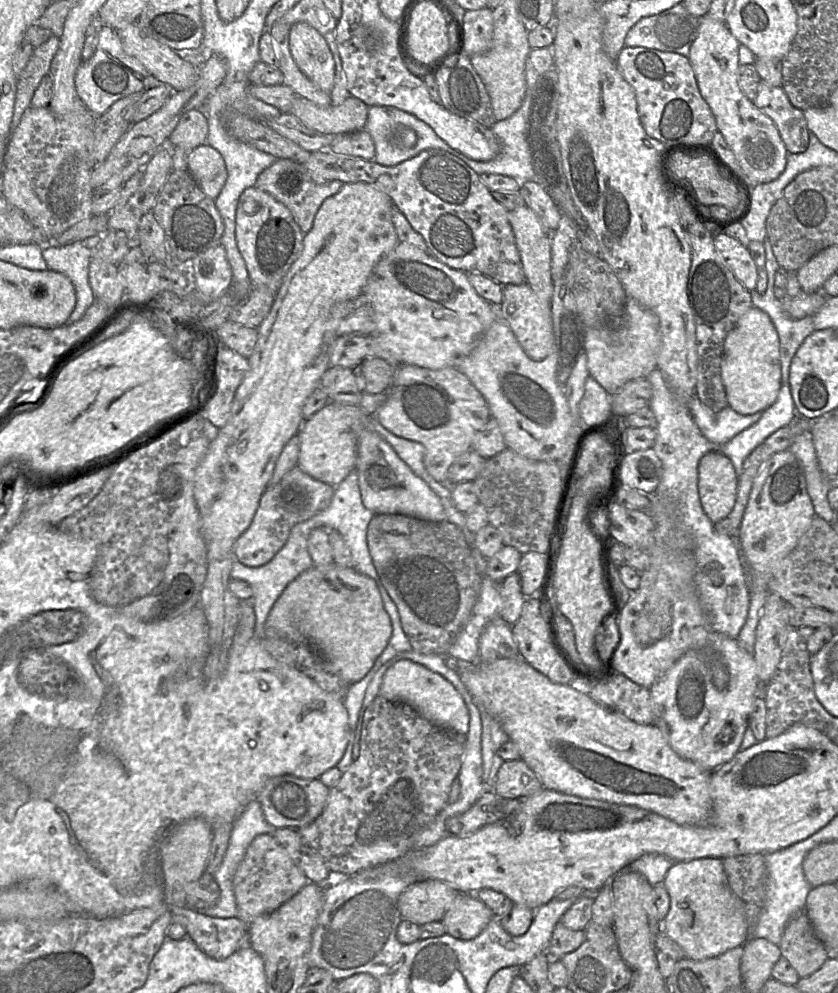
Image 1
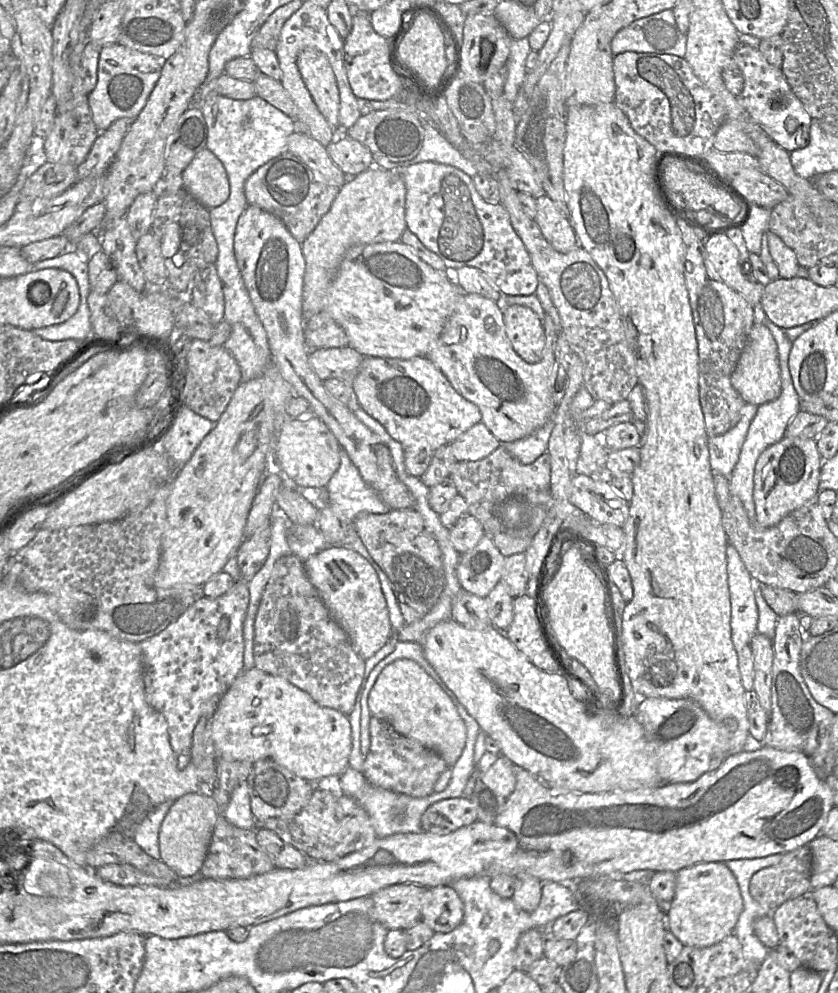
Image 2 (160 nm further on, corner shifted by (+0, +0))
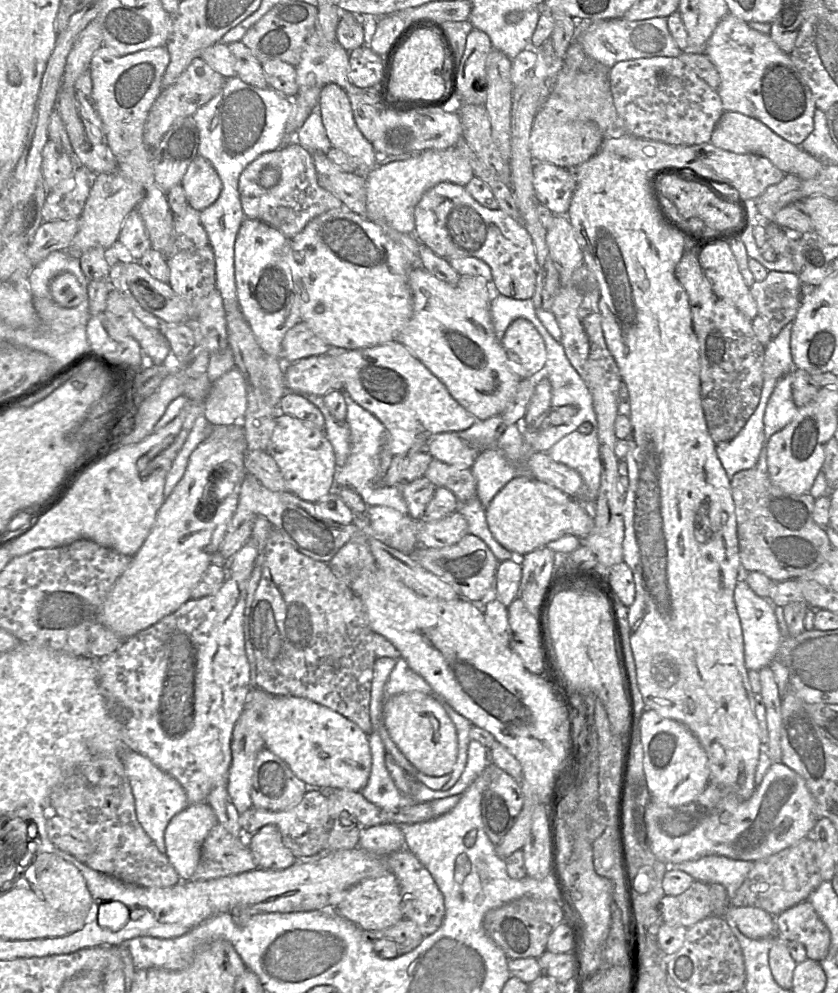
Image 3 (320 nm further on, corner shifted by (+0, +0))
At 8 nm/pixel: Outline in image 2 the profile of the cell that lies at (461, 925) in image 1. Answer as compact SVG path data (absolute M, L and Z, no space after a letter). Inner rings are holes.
M451 885L427 888L422 908L422 921L435 933L448 933L463 920L464 905Z

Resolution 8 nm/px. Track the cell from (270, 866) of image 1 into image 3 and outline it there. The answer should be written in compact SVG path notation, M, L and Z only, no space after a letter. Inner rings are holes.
M217 823L202 845L200 861L191 880L212 880L257 868L246 836L234 836Z

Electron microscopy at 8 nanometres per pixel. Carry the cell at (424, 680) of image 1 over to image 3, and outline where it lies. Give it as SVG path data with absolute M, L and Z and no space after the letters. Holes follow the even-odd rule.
M412 691L387 697L382 708L382 725L418 771L435 777L451 774L458 755L456 728L433 695Z

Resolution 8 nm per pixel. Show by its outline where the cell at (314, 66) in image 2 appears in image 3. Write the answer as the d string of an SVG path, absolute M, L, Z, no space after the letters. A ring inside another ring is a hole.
M328 83L320 92L318 106L326 135L331 146L346 153L356 164L357 172L366 175L366 172L376 166L376 151L358 129L347 93L337 84Z

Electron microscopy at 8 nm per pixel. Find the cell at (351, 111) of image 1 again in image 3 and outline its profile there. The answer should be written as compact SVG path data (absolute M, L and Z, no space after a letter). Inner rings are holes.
M239 41L228 45L234 58L235 76L246 84L257 88L267 88L268 84L264 76L261 63Z

